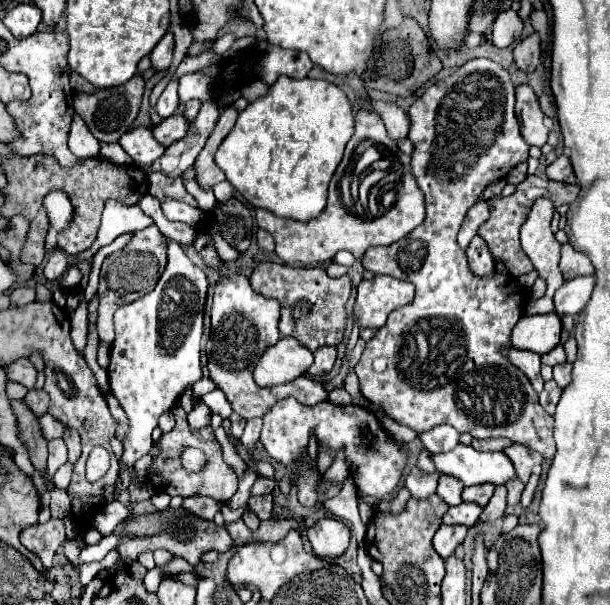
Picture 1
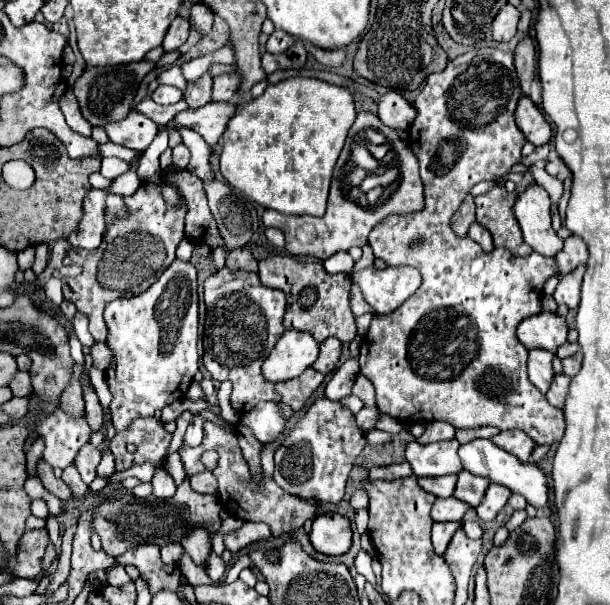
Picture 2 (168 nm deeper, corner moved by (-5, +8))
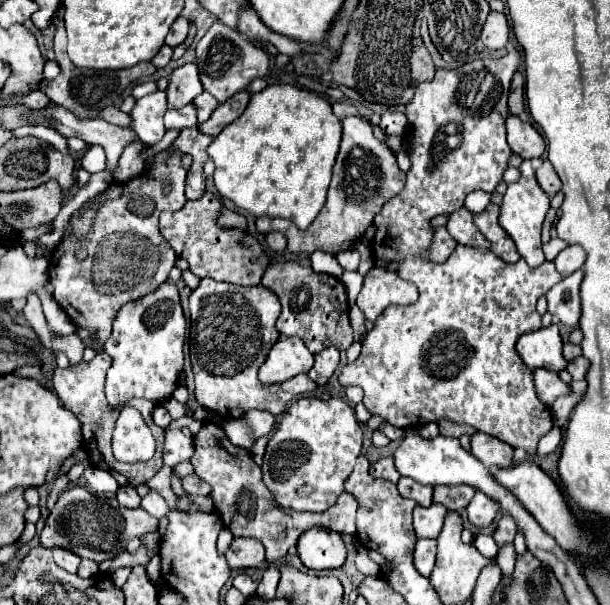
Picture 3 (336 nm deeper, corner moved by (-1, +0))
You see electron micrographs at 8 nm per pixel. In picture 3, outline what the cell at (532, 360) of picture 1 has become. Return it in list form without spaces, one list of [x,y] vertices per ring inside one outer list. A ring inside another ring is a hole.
[[[544,368],[534,372],[534,382],[536,382],[538,398],[546,406],[552,406],[558,396],[564,396],[564,394],[570,392],[570,386],[564,384],[556,372],[550,372],[550,370],[544,370]]]

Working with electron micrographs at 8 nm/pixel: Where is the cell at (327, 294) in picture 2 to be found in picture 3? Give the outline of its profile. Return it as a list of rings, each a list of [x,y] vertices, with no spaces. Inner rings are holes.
[[[296,258],[286,262],[274,262],[262,276],[262,286],[272,290],[282,304],[276,328],[282,336],[298,336],[312,354],[322,348],[334,346],[348,350],[352,340],[352,328],[348,324],[348,298],[344,284],[330,274],[318,274],[310,266],[310,258]]]

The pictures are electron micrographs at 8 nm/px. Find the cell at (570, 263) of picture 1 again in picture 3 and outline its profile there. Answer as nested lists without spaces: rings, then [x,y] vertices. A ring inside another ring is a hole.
[[[566,246],[554,260],[556,264],[556,270],[562,274],[562,276],[568,276],[576,270],[580,270],[584,266],[584,260],[586,260],[586,252],[582,246]]]

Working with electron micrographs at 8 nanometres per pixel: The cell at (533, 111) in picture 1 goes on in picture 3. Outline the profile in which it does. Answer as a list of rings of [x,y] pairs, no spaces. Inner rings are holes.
[[[508,116],[506,130],[508,130],[508,144],[514,154],[522,156],[524,160],[540,158],[544,154],[546,142],[530,122],[522,122],[518,116]]]

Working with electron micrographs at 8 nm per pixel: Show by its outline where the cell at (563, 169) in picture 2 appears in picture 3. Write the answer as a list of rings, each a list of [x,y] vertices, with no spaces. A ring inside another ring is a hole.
[[[546,160],[540,168],[536,168],[536,180],[540,184],[540,188],[548,194],[548,196],[554,196],[558,190],[560,190],[560,180],[552,168],[552,164]]]

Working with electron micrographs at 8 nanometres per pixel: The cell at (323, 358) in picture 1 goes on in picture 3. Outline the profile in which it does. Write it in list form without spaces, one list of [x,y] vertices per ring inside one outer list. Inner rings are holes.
[[[324,348],[322,352],[316,354],[316,362],[314,362],[312,370],[308,372],[308,376],[318,386],[324,386],[336,368],[338,368],[338,350],[336,348]]]

